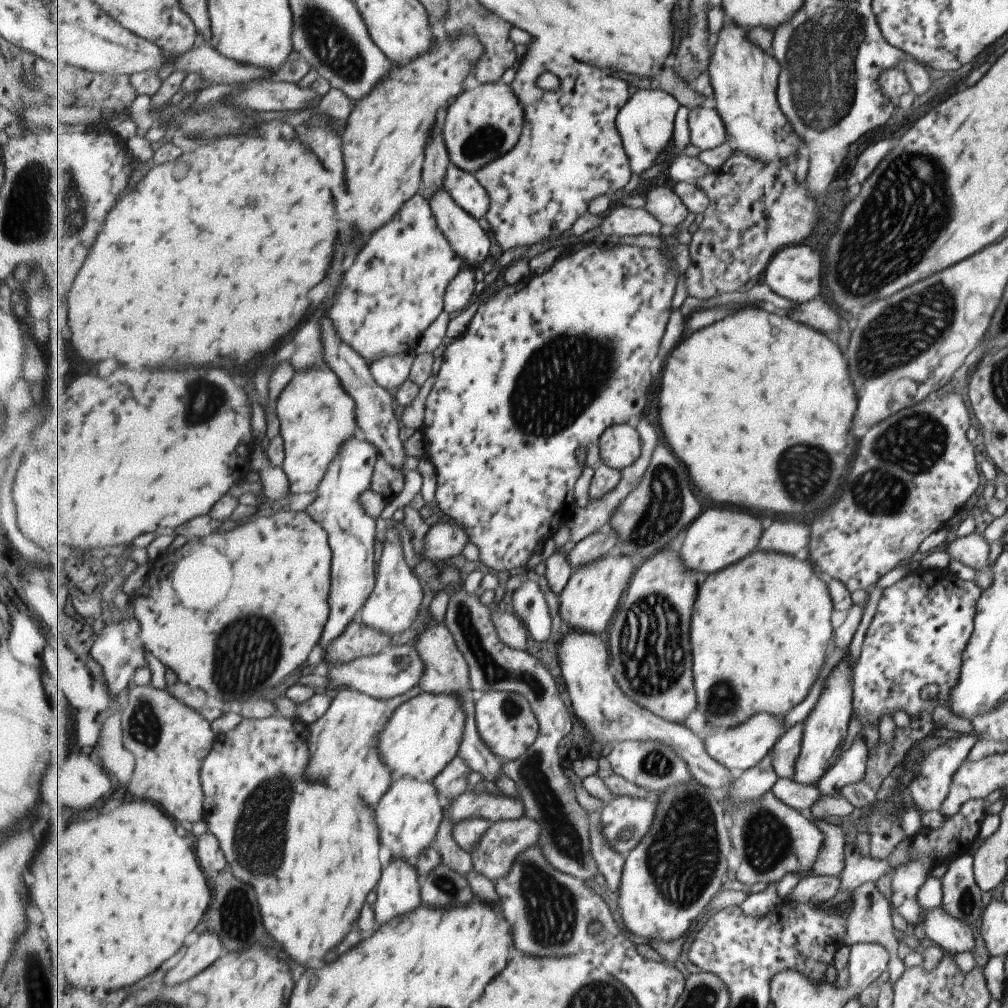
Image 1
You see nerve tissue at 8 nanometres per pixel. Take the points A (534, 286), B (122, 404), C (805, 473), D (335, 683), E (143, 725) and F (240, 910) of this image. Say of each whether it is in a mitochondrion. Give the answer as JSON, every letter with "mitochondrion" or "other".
{"A":"other","B":"other","C":"mitochondrion","D":"other","E":"mitochondrion","F":"mitochondrion"}

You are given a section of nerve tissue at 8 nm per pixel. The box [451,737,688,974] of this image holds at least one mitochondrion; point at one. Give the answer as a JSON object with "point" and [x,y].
{"point":[550,907]}

